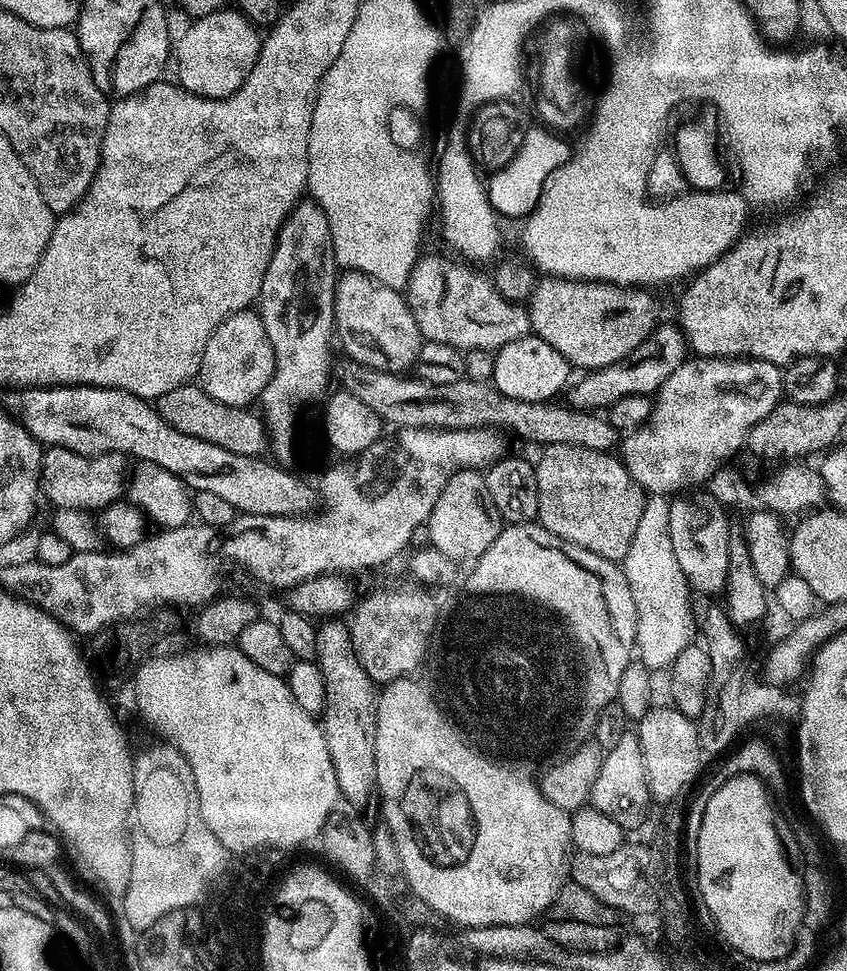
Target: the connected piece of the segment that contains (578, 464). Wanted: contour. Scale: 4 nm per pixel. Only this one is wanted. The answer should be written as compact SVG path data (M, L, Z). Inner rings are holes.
M550 444L543 449L540 460L535 461L538 478L538 523L550 534L562 538L566 542L574 542L574 546L582 546L582 550L590 550L607 560L622 562L630 550L630 542L634 542L634 533L638 531L638 522L642 518L646 493L638 481L628 473L623 459L612 452L586 450L586 446L570 446L569 444Z

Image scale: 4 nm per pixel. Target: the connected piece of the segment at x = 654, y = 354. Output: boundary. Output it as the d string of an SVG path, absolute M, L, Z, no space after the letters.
M661 323L646 342L642 342L631 352L627 360L619 360L605 368L597 368L581 375L584 377L576 385L571 385L571 407L581 412L599 413L611 408L614 402L618 402L618 398L652 396L659 392L666 378L670 378L670 374L674 374L674 370L678 370L678 366L682 366L686 359L683 333L675 323L672 324Z

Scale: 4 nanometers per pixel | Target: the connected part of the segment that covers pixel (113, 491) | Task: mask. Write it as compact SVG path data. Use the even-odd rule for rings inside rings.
M49 447L40 457L40 487L52 506L103 506L121 495L120 460L116 454L80 456L65 448Z

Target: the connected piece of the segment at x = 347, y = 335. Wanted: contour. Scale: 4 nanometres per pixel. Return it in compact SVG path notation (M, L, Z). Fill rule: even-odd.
M348 270L337 279L336 297L332 307L334 317L334 332L338 337L338 344L344 347L343 355L349 360L357 360L371 368L383 372L407 373L408 368L420 359L420 345L422 337L418 330L418 322L414 322L414 314L408 308L407 299L397 289L386 286L383 280L376 280L364 272Z

